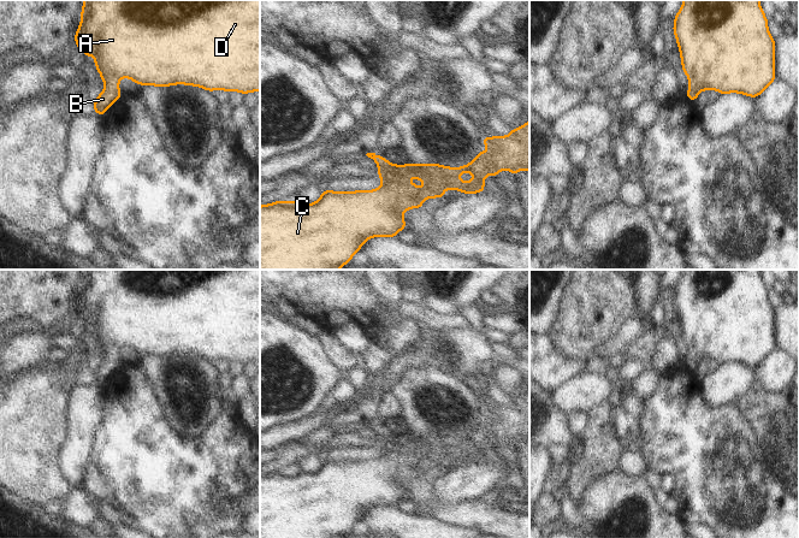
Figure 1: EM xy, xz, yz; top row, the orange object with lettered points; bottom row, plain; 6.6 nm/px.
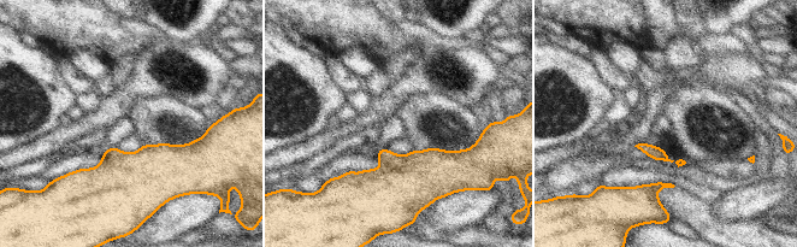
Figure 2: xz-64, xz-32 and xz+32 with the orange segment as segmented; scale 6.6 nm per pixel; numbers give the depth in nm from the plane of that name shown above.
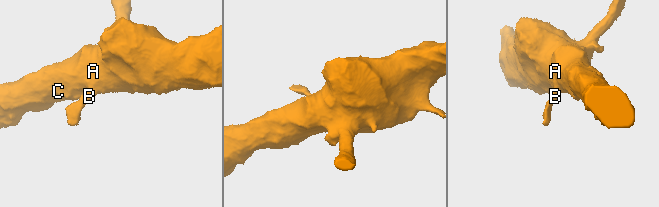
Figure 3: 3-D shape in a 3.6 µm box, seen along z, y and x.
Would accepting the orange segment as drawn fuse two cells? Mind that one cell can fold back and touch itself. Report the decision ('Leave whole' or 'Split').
Leave whole

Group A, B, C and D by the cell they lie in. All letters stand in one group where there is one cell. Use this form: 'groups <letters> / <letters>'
groups A B C D

